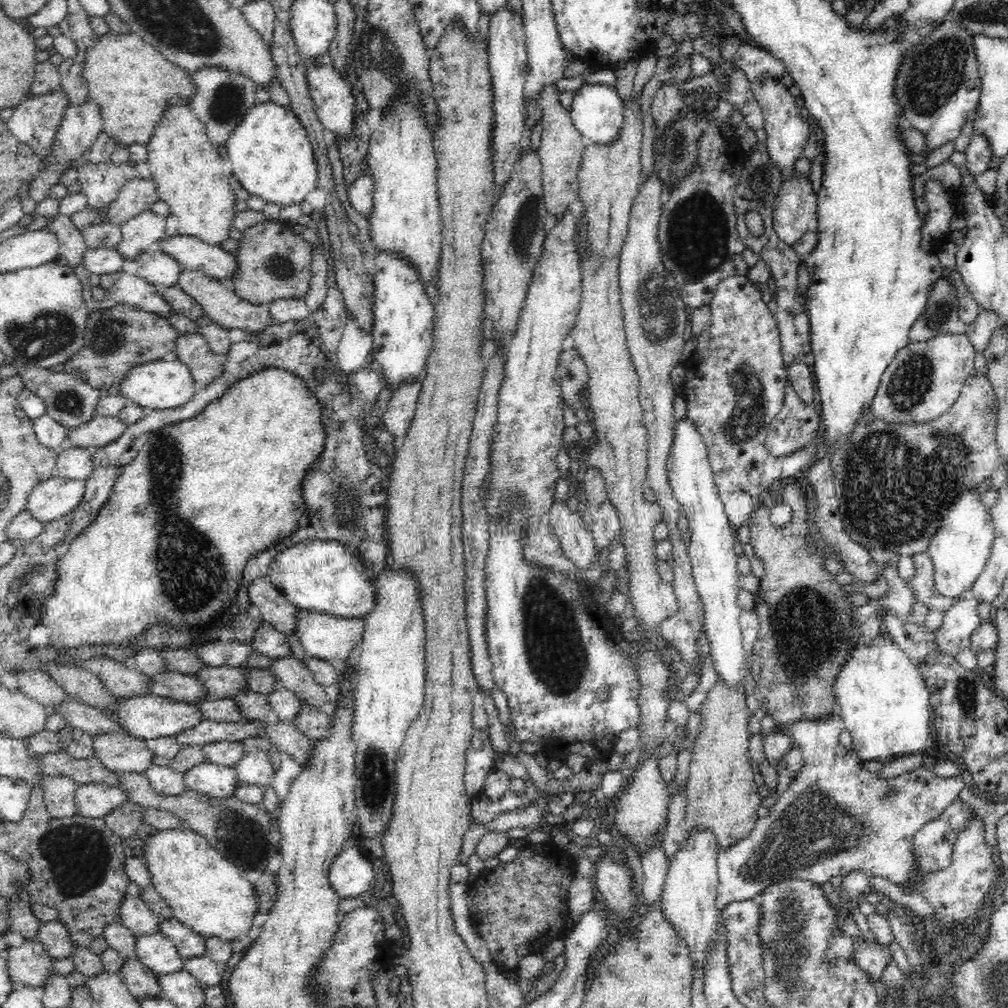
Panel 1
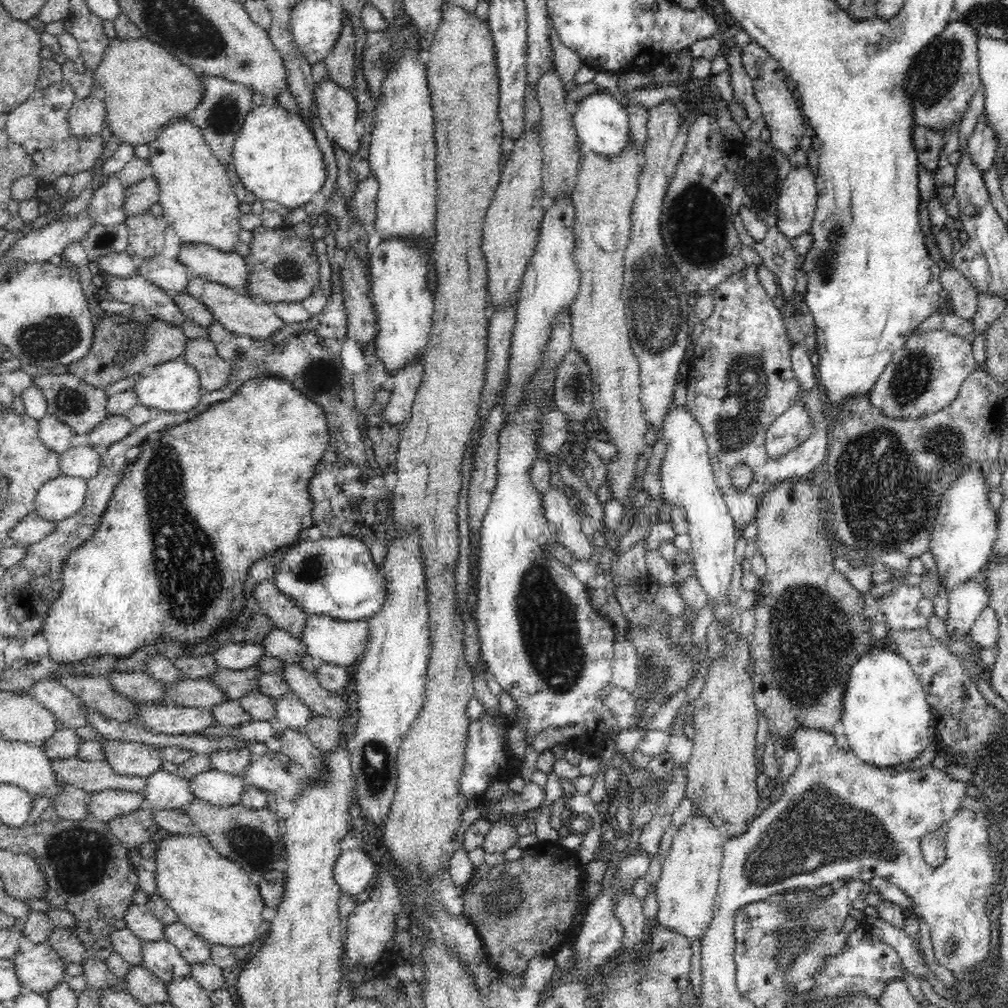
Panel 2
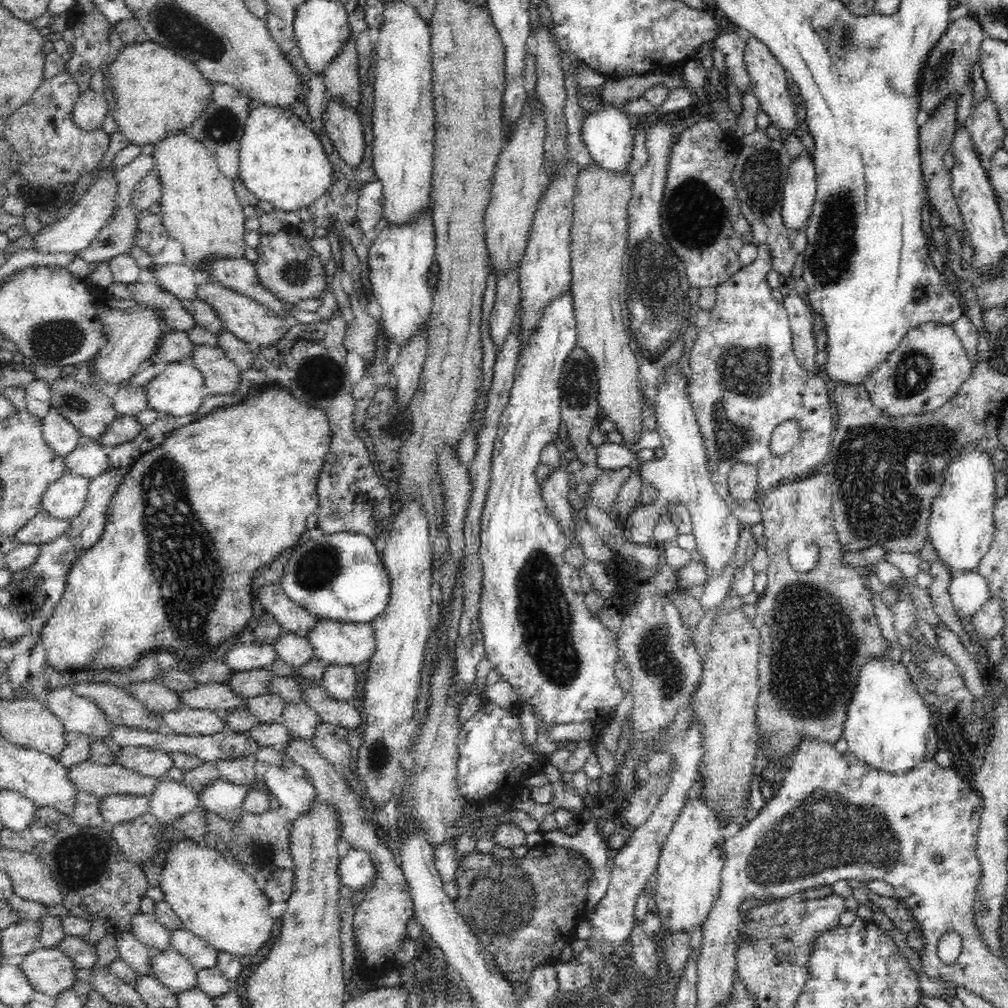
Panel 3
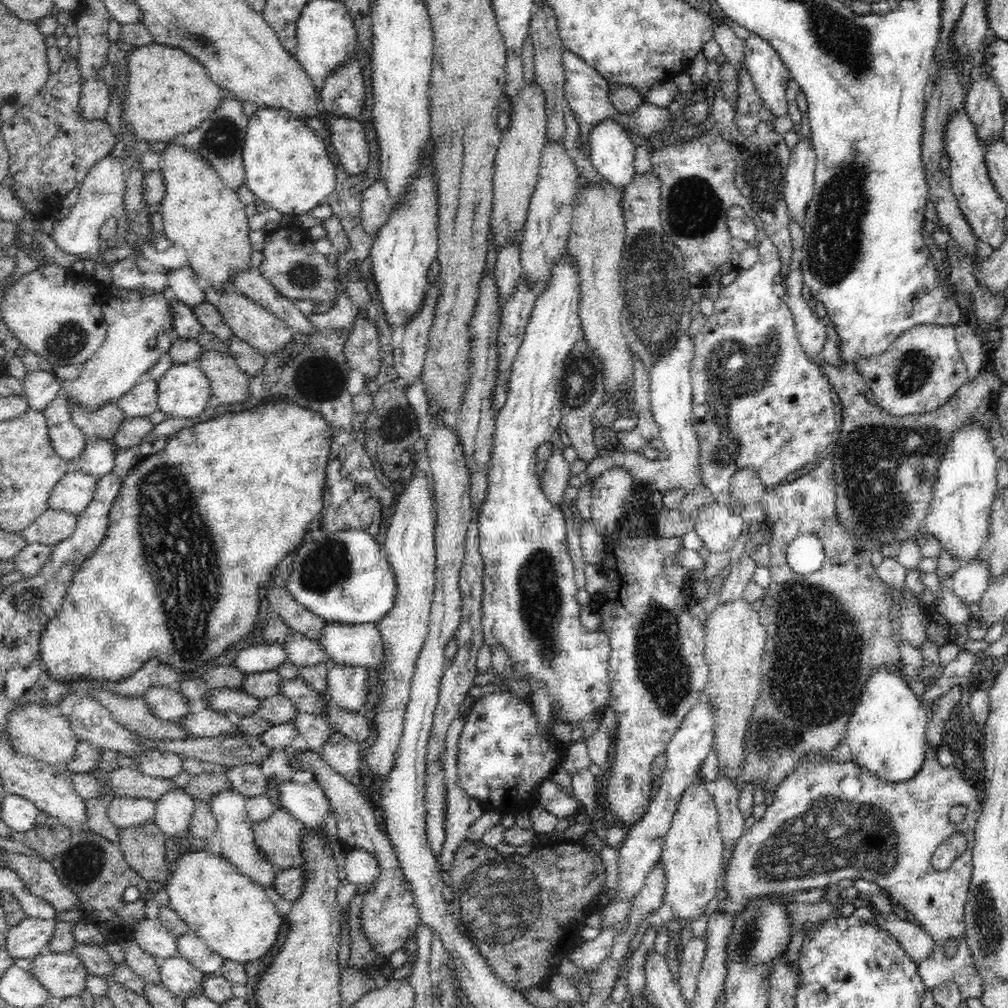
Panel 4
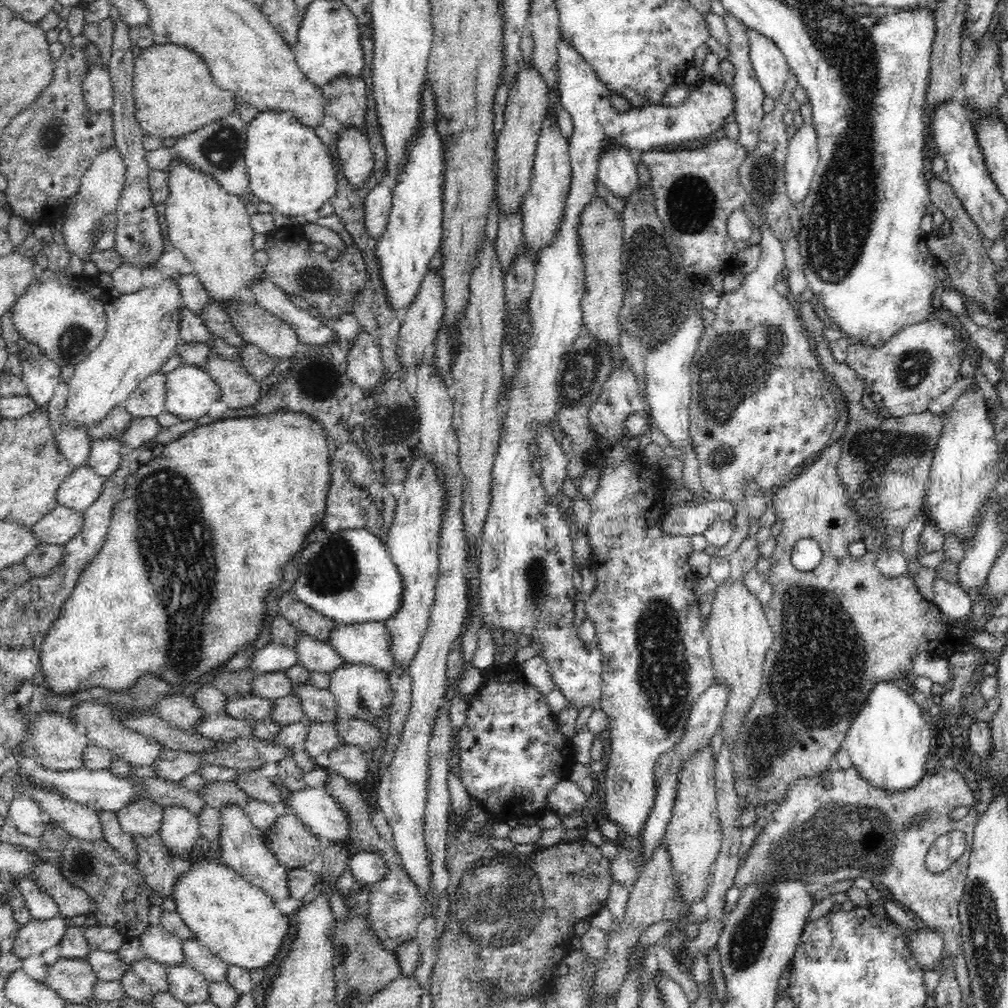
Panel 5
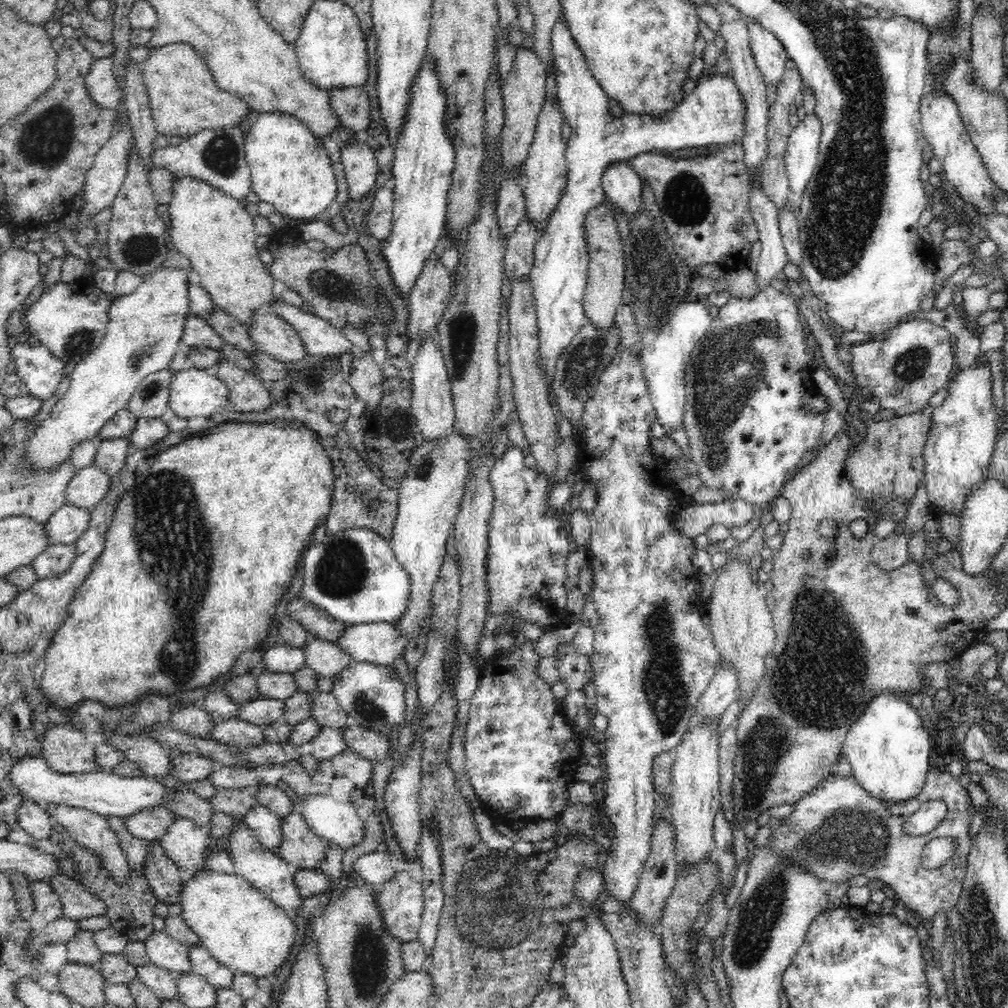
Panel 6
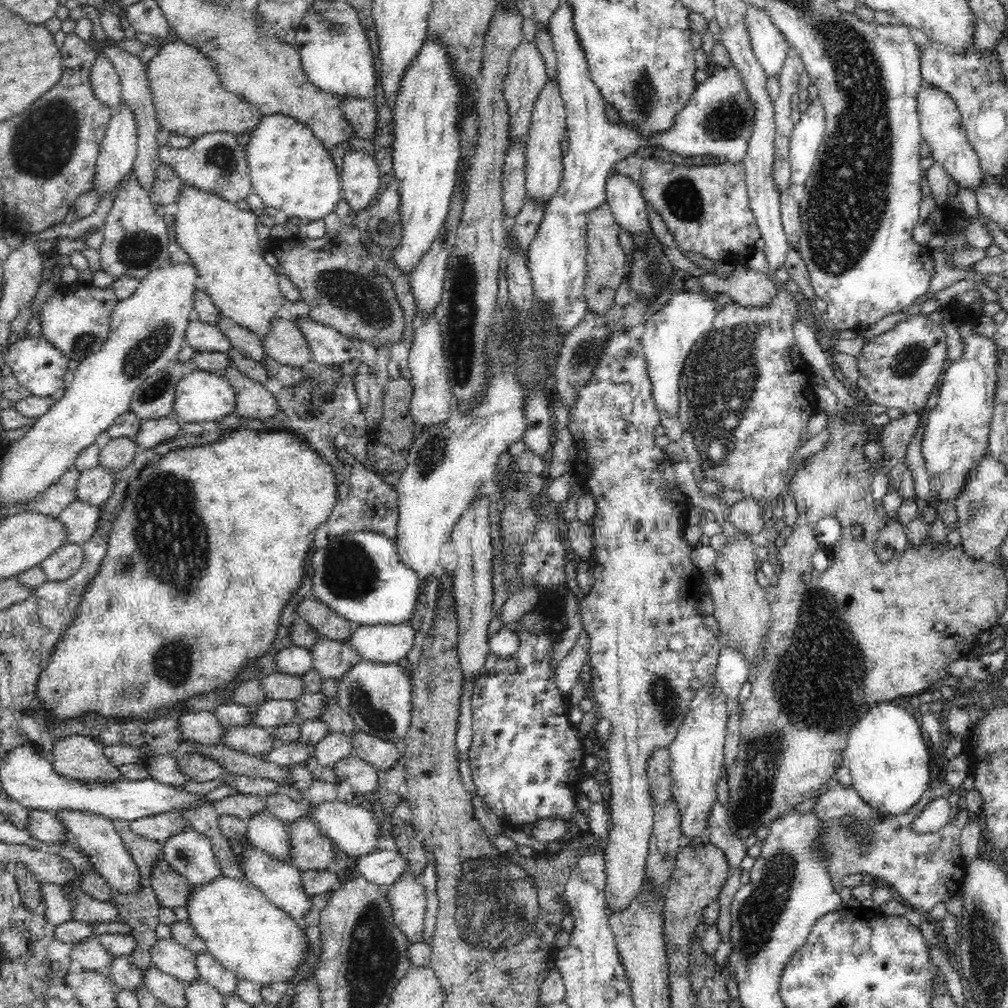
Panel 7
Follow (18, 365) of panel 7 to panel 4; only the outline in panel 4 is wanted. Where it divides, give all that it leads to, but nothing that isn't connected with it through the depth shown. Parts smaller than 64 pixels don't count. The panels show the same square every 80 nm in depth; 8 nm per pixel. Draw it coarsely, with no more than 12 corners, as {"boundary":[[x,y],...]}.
{"boundary":[[56,373],[26,374],[29,409],[44,410],[61,390]]}

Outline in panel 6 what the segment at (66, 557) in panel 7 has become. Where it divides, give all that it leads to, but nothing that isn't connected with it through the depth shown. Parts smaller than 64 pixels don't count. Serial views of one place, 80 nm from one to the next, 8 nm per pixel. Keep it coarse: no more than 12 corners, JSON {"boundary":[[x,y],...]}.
{"boundary":[[48,545],[32,566],[38,578],[61,575],[75,559],[73,545]]}

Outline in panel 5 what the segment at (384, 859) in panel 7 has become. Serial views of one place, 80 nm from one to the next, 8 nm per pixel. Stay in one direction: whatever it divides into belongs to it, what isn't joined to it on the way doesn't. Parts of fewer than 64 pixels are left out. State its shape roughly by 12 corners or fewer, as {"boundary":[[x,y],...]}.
{"boundary":[[359,851],[347,863],[360,884],[382,882],[388,874],[378,853]]}

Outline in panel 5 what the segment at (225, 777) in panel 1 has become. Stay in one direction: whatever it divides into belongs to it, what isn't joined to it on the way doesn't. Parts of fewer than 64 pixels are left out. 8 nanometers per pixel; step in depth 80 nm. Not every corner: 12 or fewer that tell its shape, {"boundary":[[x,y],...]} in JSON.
{"boundary":[[236,804],[220,808],[226,865],[274,900],[290,897],[278,863]]}

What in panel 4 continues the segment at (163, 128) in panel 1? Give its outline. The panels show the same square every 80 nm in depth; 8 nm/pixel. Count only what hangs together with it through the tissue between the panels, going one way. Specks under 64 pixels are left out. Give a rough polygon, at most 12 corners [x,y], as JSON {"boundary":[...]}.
{"boundary":[[161,151],[168,240],[208,287],[252,268],[245,206],[202,155]]}

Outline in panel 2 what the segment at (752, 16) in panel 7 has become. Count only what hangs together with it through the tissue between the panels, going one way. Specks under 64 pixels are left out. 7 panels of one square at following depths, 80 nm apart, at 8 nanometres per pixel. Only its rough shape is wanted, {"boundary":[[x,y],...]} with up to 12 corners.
{"boundary":[[756,41],[742,48],[776,152],[790,156],[805,115],[785,70]]}

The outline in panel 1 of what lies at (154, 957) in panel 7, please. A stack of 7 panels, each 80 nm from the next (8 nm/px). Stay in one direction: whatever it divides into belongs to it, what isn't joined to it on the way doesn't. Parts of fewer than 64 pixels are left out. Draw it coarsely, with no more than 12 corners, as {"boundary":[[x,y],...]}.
{"boundary":[[126,896],[121,923],[136,936],[159,932],[161,920],[138,896]]}

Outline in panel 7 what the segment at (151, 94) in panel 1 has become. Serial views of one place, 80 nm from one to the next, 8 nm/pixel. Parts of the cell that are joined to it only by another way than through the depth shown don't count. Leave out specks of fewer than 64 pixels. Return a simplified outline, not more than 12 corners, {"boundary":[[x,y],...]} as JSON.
{"boundary":[[175,39],[147,64],[161,131],[253,132],[263,114]]}

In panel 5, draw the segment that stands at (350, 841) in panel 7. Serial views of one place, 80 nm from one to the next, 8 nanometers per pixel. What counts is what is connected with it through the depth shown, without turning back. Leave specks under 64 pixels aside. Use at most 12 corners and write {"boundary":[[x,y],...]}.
{"boundary":[[325,788],[288,796],[318,838],[349,842],[349,818]]}

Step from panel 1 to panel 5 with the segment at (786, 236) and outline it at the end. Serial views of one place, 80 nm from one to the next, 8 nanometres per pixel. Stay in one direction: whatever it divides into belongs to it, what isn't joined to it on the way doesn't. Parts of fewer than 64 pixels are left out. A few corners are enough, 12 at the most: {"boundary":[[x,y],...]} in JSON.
{"boundary":[[813,124],[789,141],[785,185],[801,208],[819,161]]}

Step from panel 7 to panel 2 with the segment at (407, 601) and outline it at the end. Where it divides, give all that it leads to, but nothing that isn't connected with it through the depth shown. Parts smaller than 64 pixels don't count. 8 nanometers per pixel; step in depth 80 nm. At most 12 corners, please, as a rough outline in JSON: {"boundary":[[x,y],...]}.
{"boundary":[[302,539],[273,583],[304,612],[368,620],[386,598],[364,539]]}

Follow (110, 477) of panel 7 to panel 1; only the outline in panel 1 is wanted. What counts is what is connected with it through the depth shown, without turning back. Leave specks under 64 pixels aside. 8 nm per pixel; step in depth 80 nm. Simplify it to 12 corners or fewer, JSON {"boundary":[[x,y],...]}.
{"boundary":[[53,476],[33,488],[26,509],[54,522],[73,512],[85,481]]}

